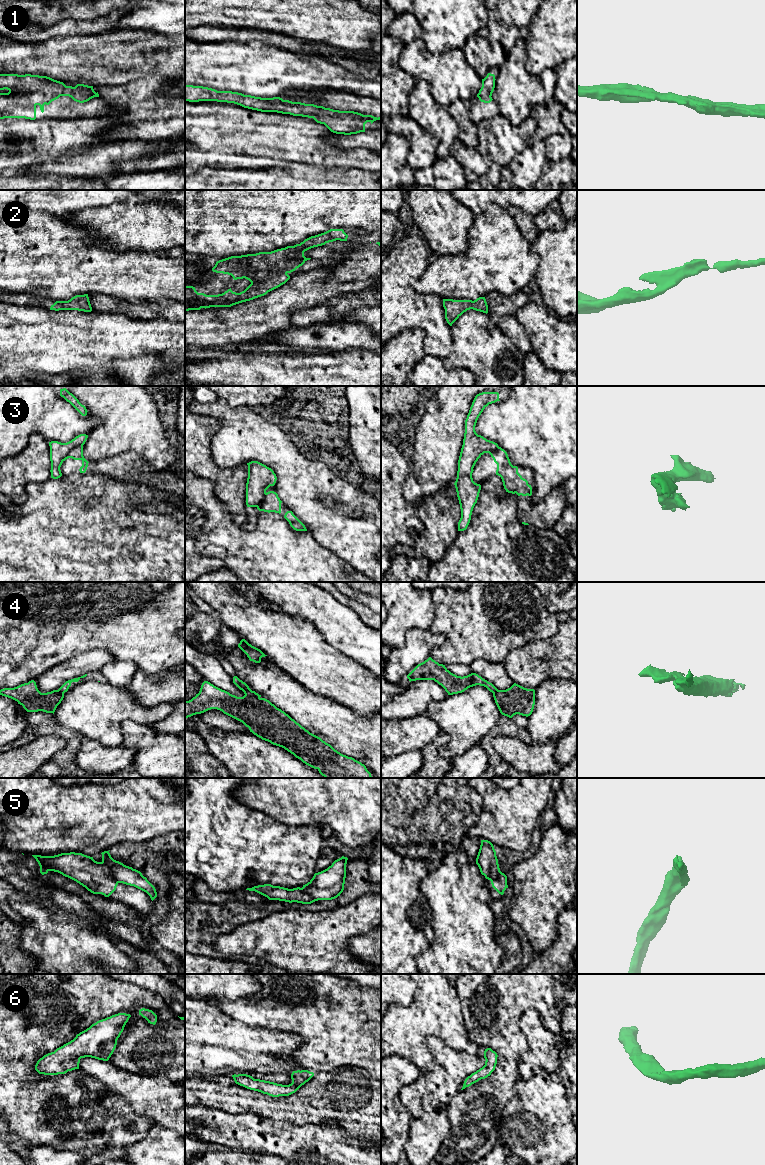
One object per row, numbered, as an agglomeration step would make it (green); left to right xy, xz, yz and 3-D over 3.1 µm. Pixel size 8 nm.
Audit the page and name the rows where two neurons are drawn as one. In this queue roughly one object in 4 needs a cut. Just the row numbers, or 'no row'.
3, 5

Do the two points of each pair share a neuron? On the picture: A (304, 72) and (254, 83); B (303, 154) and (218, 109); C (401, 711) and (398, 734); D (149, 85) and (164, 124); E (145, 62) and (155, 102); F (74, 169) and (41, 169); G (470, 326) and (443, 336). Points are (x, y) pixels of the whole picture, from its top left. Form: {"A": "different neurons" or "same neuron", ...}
{"A": "same neuron", "B": "same neuron", "C": "different neurons", "D": "same neuron", "E": "different neurons", "F": "same neuron", "G": "different neurons"}

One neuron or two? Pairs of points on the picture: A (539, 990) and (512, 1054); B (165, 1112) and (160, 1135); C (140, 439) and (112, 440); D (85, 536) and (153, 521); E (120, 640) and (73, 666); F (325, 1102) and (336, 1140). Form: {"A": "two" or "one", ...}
{"A": "one", "B": "two", "C": "one", "D": "one", "E": "two", "F": "two"}

